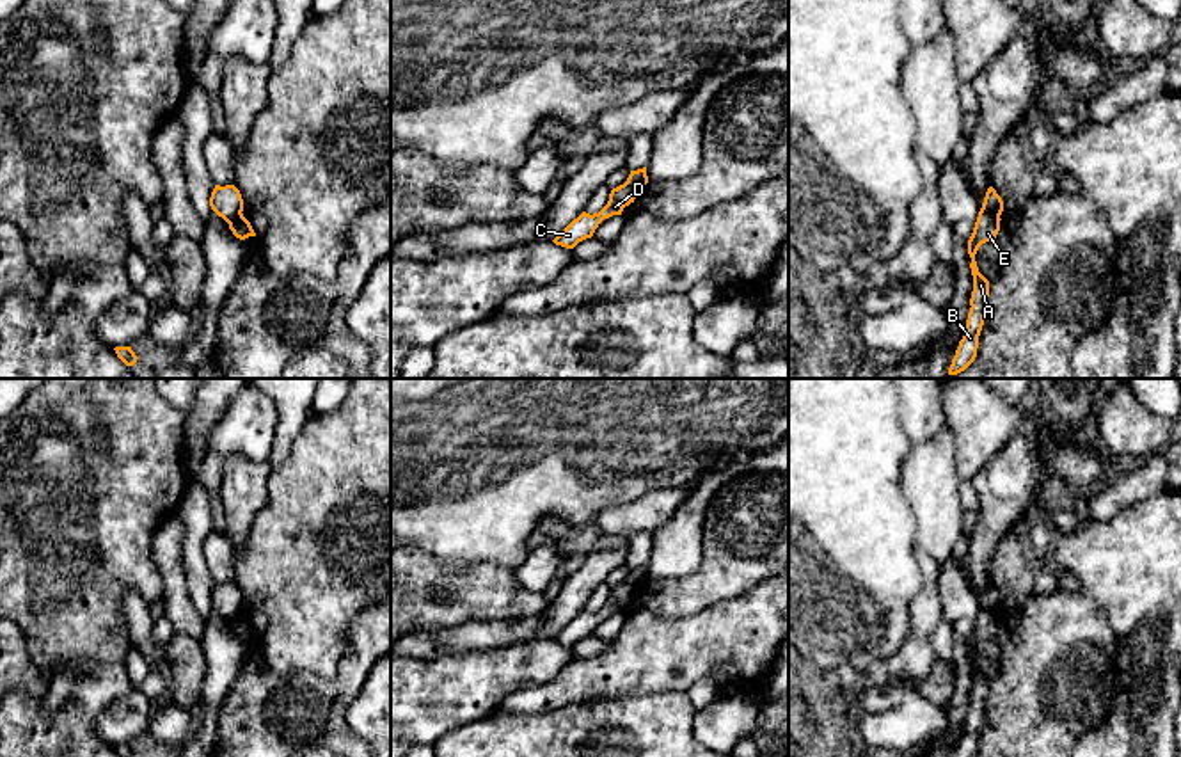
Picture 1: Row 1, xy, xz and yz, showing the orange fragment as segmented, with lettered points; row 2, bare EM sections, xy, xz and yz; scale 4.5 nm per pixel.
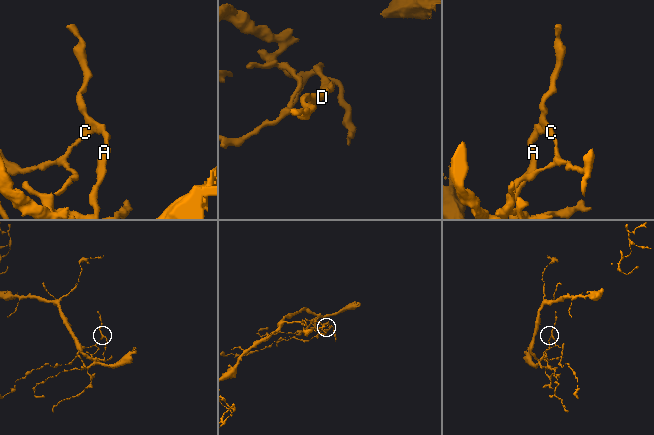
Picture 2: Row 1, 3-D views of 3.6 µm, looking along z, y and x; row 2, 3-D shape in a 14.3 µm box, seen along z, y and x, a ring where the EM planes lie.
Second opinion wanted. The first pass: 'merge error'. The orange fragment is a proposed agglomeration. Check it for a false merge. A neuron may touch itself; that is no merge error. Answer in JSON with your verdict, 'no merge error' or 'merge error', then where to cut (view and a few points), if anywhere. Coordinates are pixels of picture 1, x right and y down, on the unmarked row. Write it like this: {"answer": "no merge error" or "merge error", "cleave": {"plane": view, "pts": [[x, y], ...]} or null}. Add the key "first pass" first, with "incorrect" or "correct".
{"first pass": "correct", "answer": "merge error", "cleave": {"plane": "yz", "pts": [[981, 606], [998, 615]]}}

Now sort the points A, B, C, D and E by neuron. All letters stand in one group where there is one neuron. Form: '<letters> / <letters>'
A B E / C D

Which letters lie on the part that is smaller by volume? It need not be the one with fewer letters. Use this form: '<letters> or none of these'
C, D

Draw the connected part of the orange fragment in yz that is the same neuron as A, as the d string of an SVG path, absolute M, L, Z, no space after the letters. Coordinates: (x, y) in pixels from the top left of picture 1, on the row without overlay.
M980 608L973 631L968 638L968 652L971 656L970 666L973 673L973 689L970 697L970 711L966 718L966 729L959 745L955 748L954 757L975 757L979 746L979 734L984 723L987 695L989 695L989 679L979 670L975 652L979 645L986 640L995 640L1000 629L1000 615Z

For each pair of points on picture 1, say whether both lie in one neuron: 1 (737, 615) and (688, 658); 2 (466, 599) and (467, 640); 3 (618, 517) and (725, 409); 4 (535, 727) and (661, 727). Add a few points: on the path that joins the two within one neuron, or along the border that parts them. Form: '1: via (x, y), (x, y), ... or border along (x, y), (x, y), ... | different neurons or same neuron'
1: via (725, 628), (700, 645) | same neuron
2: border along (508, 619), (471, 621), (427, 631) | different neurons
3: border along (675, 486), (606, 507), (597, 516) | different neurons
4: via (567, 727), (594, 727), (606, 718), (629, 725) | same neuron

